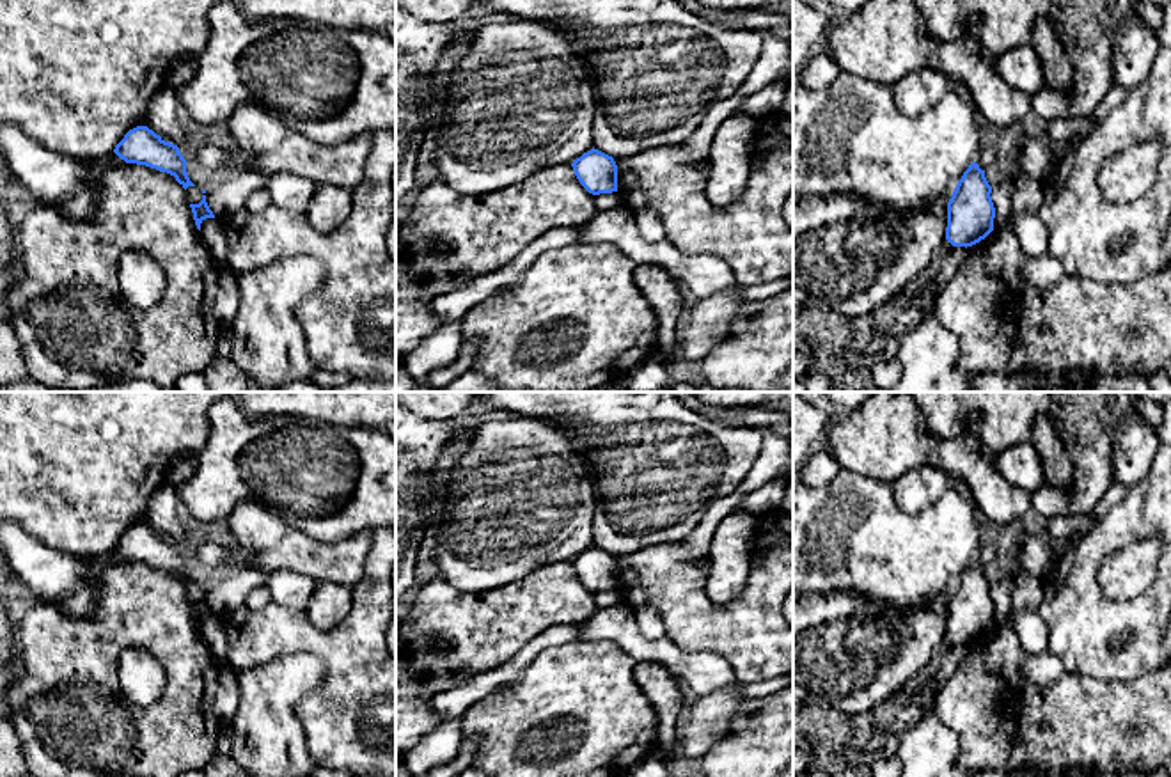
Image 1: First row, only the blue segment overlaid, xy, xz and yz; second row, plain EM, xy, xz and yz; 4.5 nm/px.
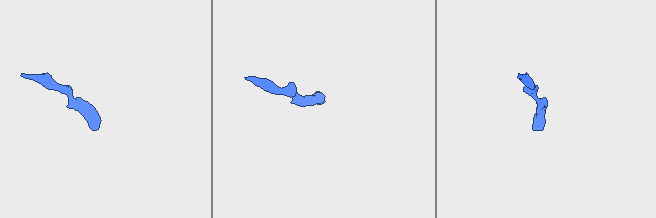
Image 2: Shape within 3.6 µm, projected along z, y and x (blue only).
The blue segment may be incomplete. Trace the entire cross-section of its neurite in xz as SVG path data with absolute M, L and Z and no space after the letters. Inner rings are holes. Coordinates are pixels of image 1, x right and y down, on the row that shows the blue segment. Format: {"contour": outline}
{"contour": "M593 147L577 158L571 167L577 179L589 193L617 192L617 165L612 156Z"}

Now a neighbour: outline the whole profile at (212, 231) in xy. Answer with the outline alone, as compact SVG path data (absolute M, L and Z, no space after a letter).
M206 218L202 220L199 232L213 263L216 266L225 266L229 247L224 236L222 222L218 218Z

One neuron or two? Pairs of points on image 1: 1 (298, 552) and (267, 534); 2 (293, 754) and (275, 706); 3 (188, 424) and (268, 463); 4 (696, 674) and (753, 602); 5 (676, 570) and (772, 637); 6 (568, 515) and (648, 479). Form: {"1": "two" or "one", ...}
{"1": "two", "2": "one", "3": "two", "4": "two", "5": "one", "6": "two"}

